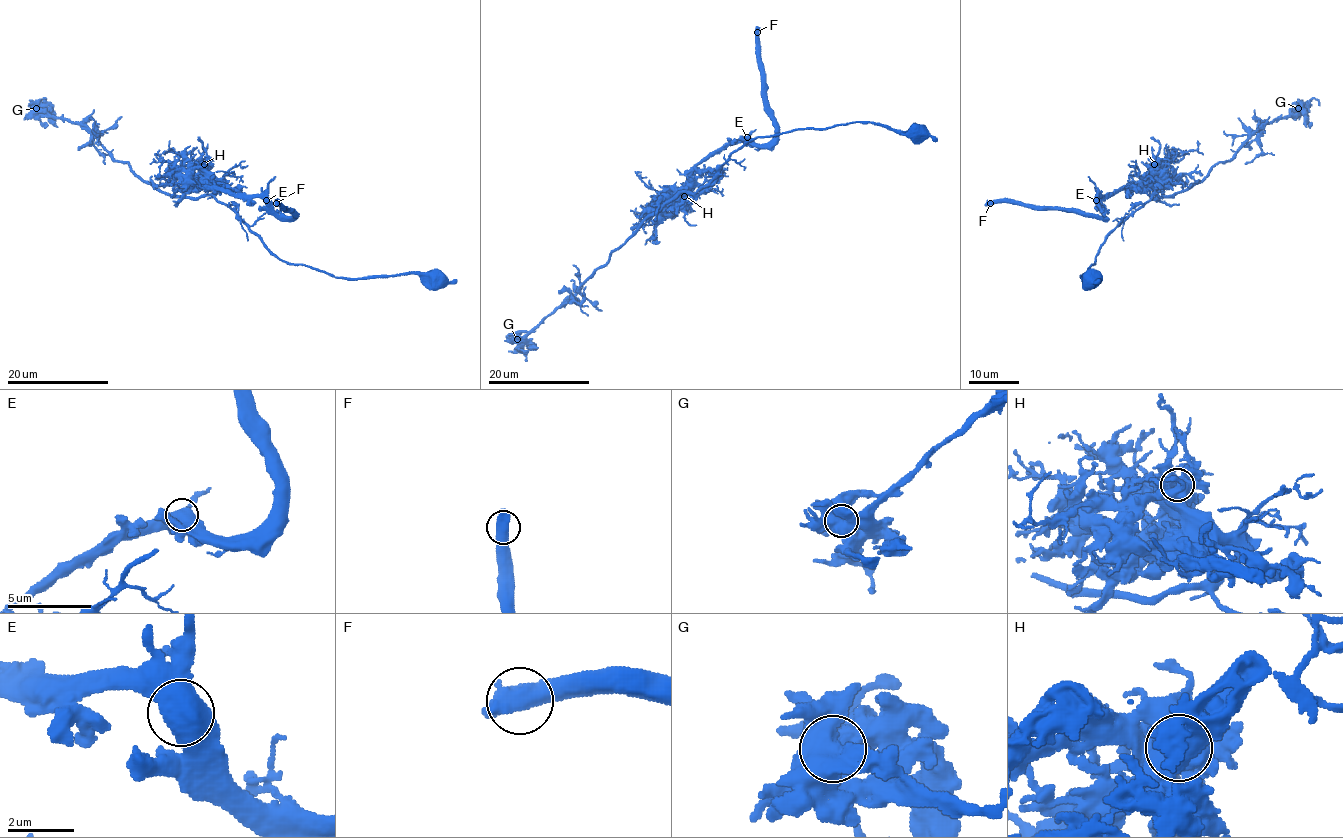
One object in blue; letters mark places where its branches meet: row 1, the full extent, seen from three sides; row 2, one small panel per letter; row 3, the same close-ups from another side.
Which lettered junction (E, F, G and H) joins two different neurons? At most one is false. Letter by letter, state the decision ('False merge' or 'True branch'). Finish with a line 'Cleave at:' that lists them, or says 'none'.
E: True branch
F: True branch
G: True branch
H: False merge
Cleave at: H

